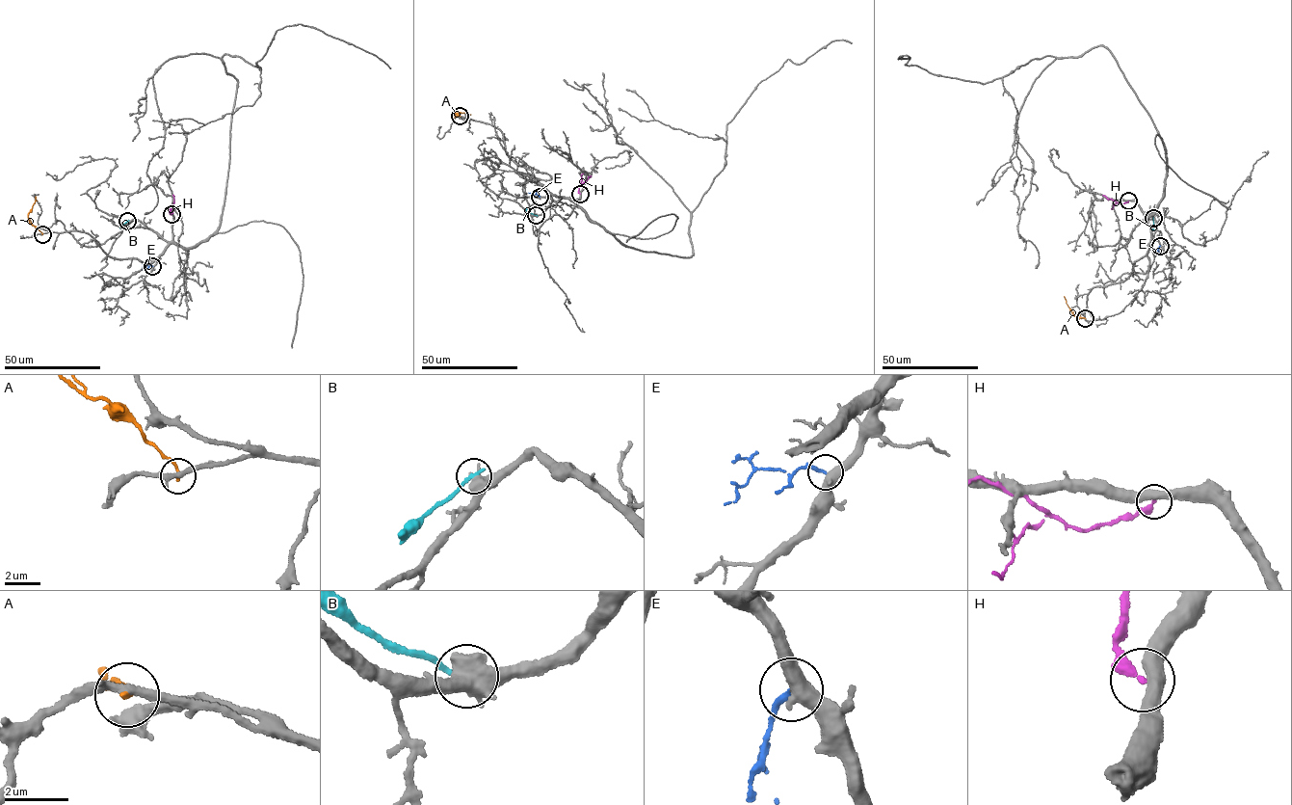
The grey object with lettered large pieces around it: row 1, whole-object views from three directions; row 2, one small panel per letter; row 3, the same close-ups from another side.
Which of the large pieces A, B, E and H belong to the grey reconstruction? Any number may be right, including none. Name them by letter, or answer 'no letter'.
E

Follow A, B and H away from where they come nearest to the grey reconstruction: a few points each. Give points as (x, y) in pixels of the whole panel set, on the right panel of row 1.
A: (1085, 318), (1074, 315), (1064, 296)
B: (1153, 218), (1152, 230)
H: (1128, 201), (1120, 204), (1102, 195)

